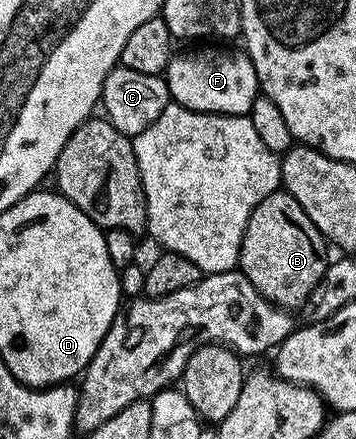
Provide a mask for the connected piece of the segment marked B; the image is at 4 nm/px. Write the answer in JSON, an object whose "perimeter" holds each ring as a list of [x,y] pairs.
{"perimeter":[[[278,190],[267,194],[267,198],[255,206],[247,222],[239,271],[249,279],[251,286],[255,286],[255,290],[259,290],[259,294],[263,294],[263,298],[279,308],[294,310],[300,304],[301,307],[308,305],[309,296],[325,276],[325,248],[327,241],[315,222],[307,218],[307,210],[303,210],[289,192]]]}

